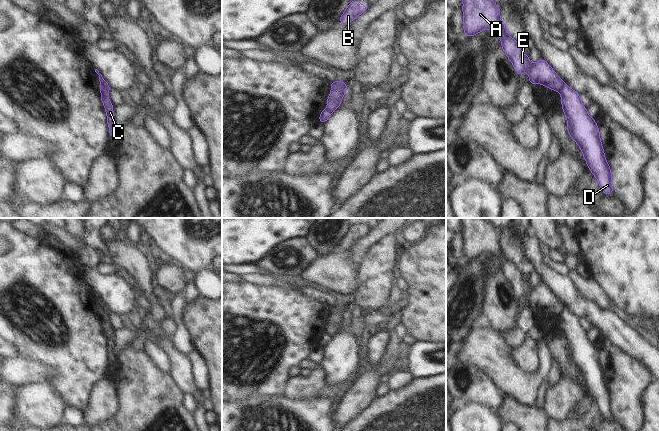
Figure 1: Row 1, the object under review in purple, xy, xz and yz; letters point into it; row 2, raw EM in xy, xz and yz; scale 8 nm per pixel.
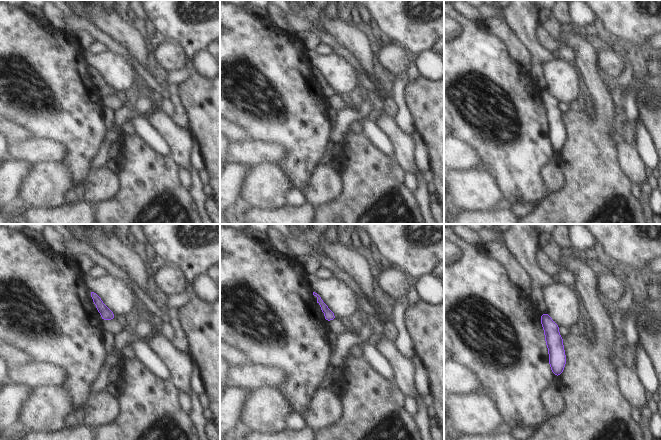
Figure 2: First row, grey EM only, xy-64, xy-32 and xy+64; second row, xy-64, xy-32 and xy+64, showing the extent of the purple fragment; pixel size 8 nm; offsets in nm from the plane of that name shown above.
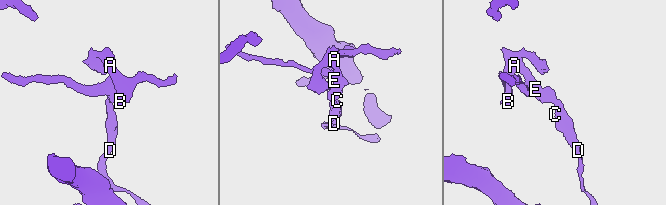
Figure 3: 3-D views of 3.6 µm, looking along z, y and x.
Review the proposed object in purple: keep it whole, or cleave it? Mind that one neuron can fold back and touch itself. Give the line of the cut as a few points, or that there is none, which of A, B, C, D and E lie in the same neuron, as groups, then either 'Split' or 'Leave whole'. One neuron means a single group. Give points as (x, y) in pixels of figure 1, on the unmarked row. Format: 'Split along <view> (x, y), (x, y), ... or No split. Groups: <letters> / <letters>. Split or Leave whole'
Split along xy (102, 307), (108, 314). Groups: A B E / C D. Split.

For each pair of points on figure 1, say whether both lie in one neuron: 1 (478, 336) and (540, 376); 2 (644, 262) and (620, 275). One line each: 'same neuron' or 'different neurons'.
1: same neuron
2: same neuron

